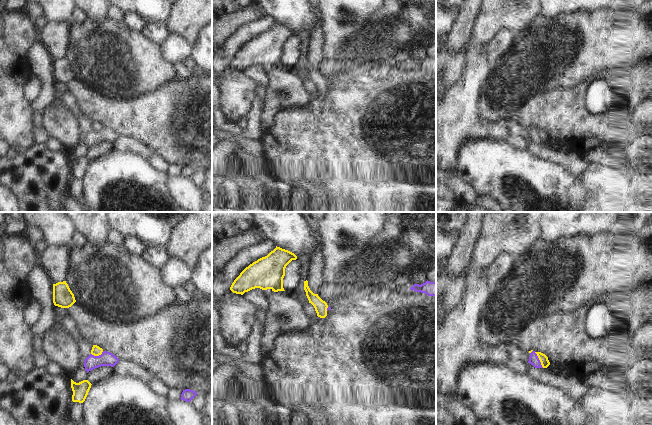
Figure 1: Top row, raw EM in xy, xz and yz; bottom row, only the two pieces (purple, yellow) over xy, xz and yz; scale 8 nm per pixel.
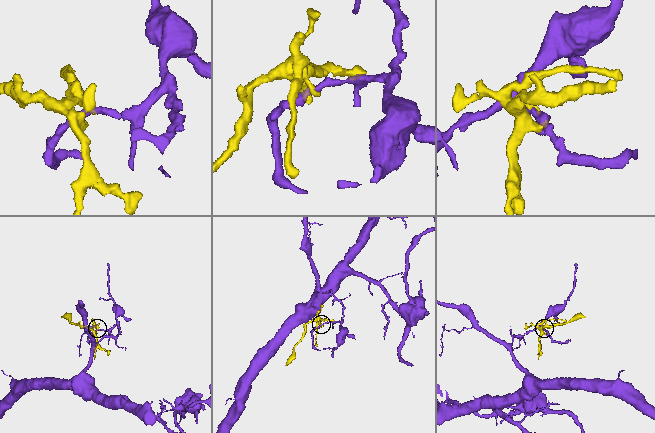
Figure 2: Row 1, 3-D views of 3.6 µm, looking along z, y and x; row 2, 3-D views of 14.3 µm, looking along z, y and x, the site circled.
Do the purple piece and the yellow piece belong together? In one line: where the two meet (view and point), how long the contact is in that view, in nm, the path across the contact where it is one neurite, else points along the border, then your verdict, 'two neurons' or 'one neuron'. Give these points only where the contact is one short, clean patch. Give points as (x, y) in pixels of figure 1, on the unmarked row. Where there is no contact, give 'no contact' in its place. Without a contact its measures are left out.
contact yz (539, 136); length 150 nm; border yz (534, 128), (543, 143); two neurons

